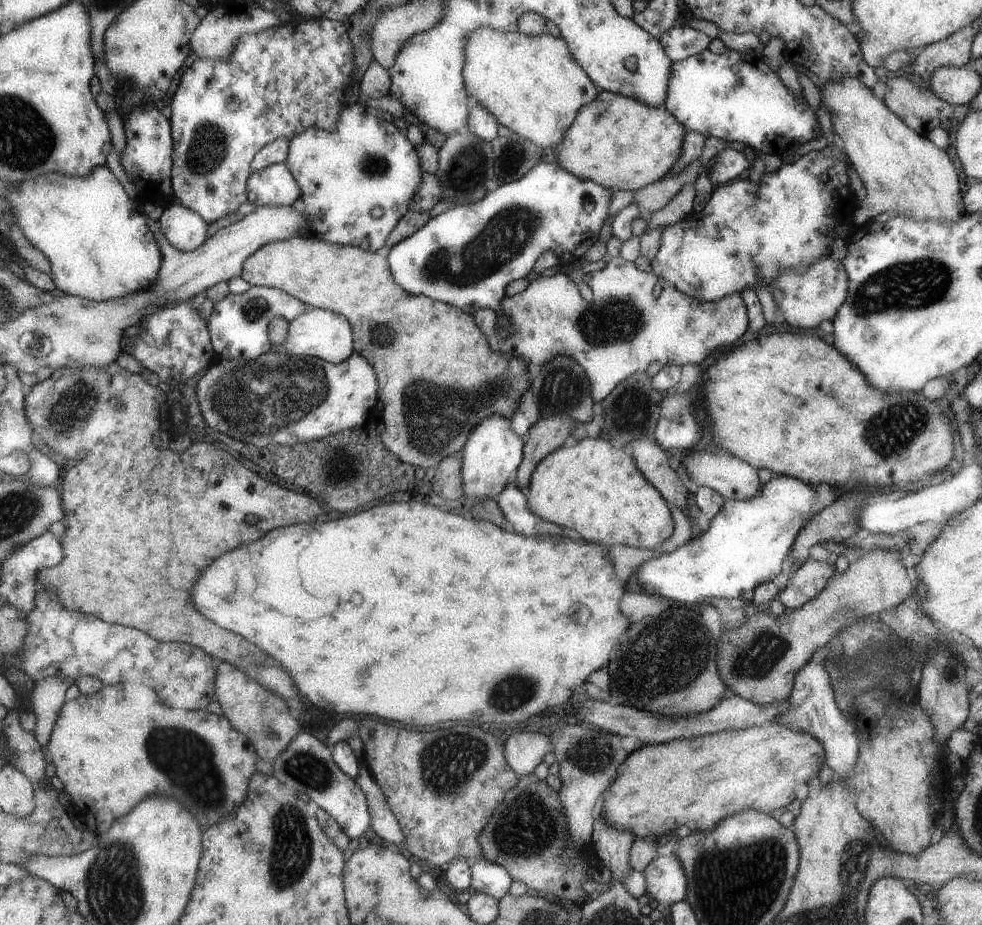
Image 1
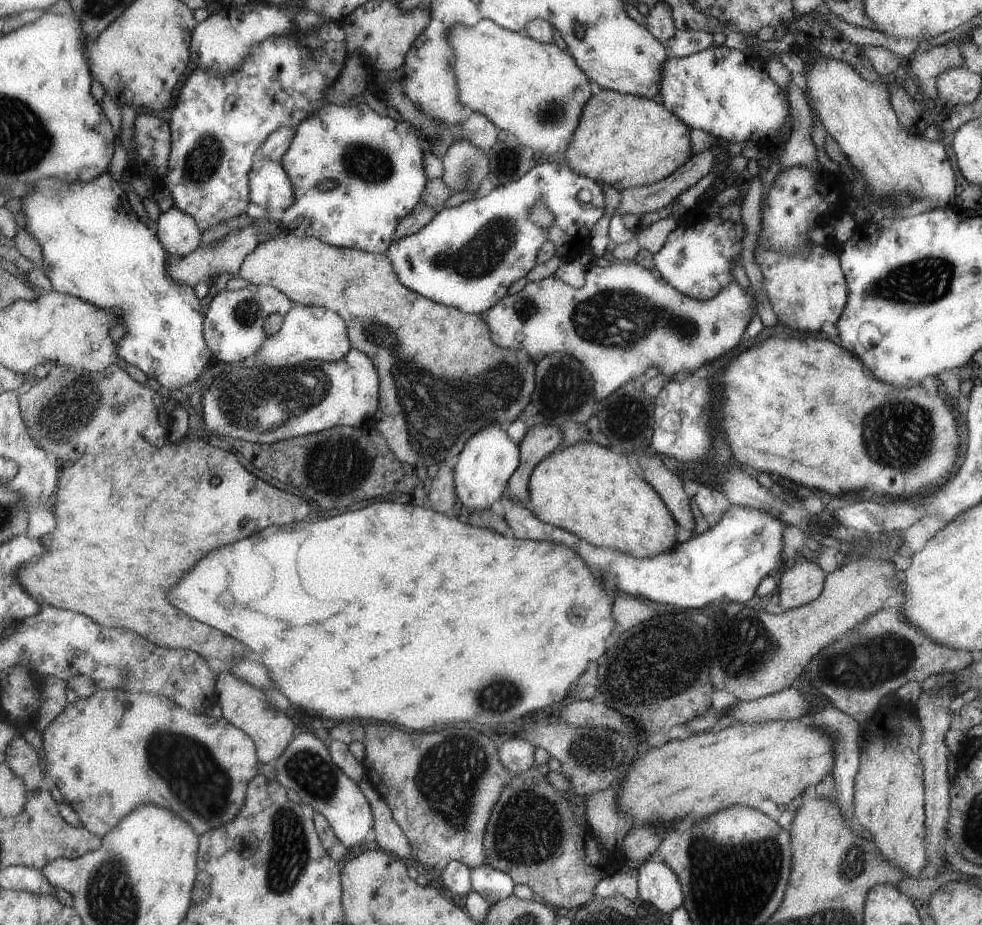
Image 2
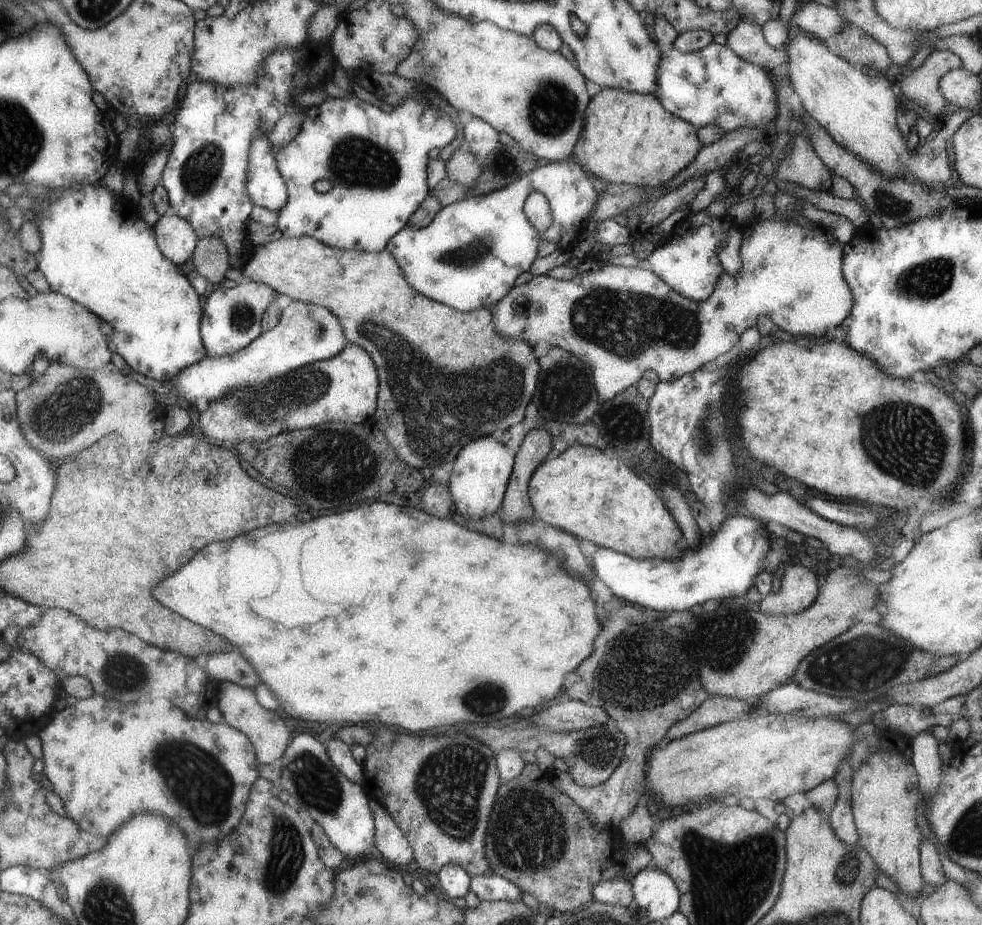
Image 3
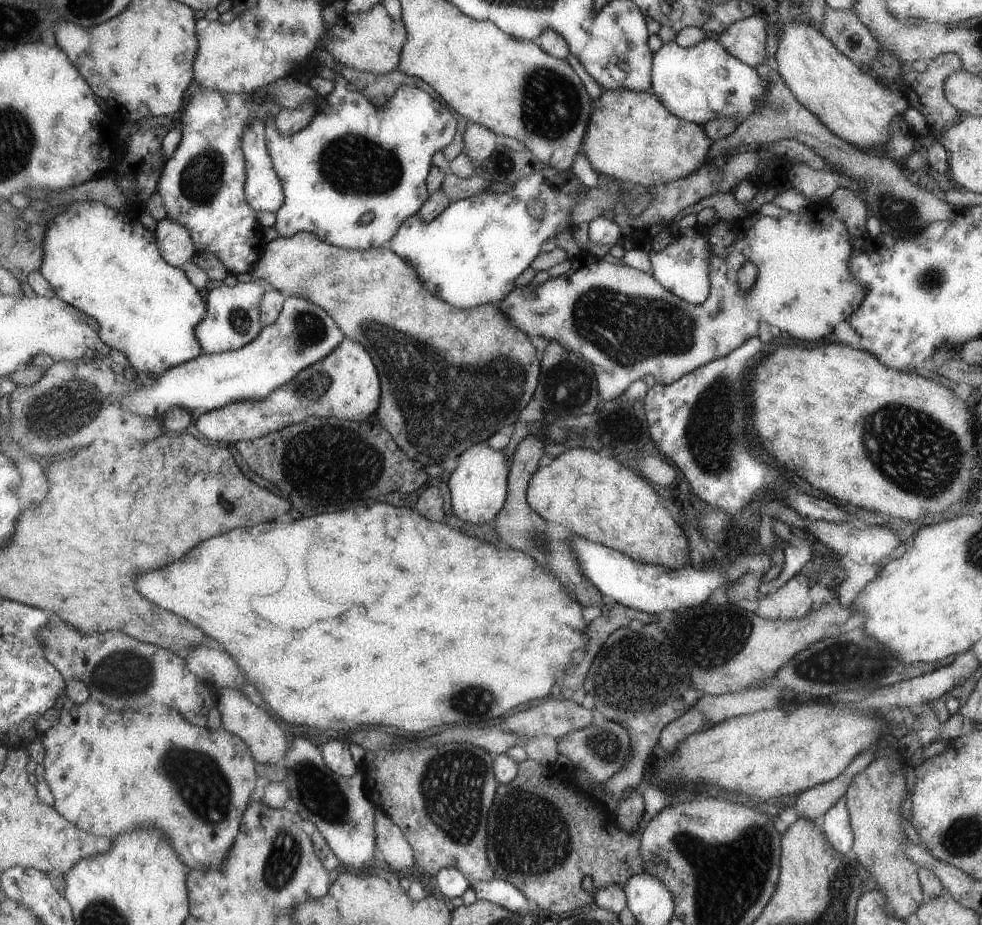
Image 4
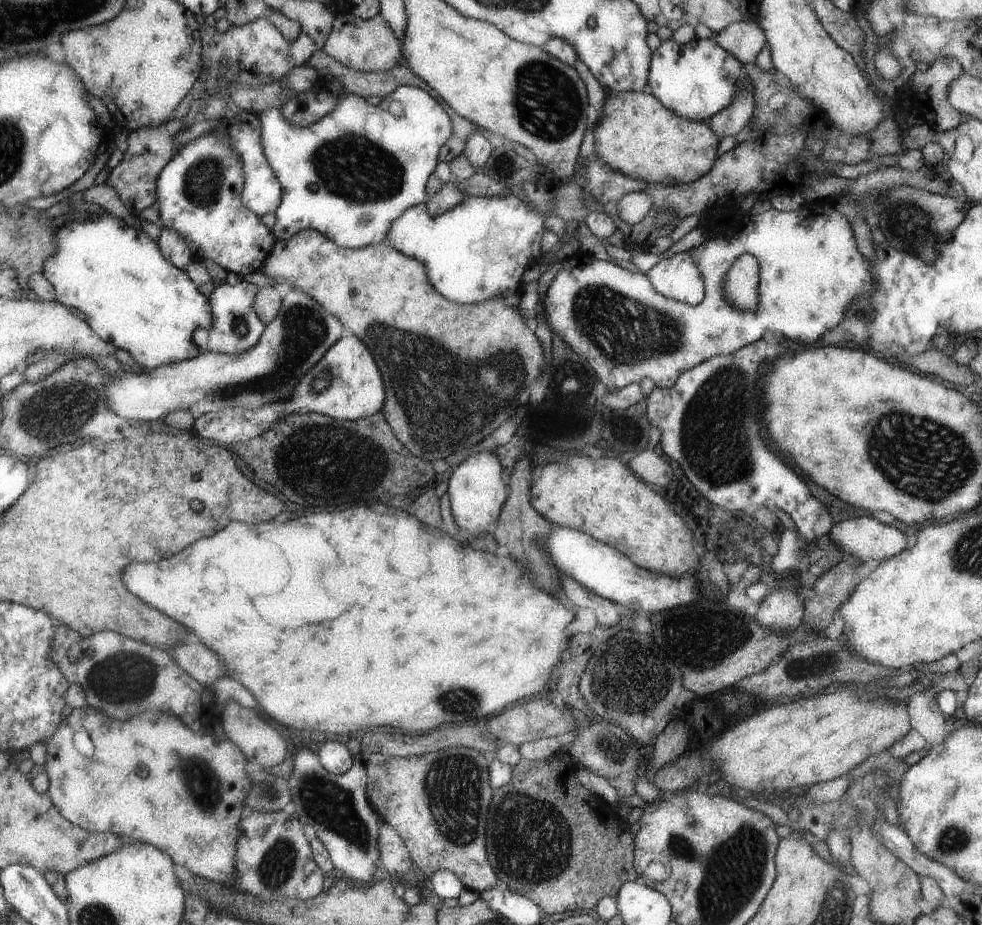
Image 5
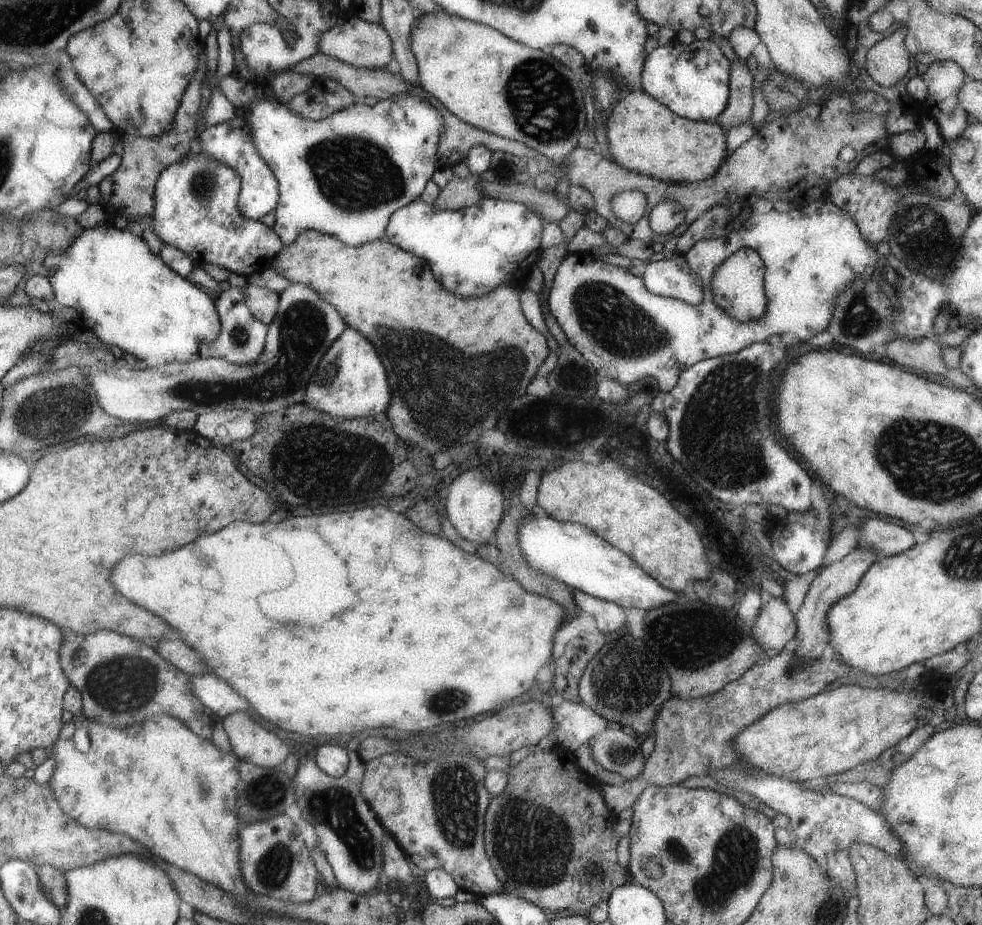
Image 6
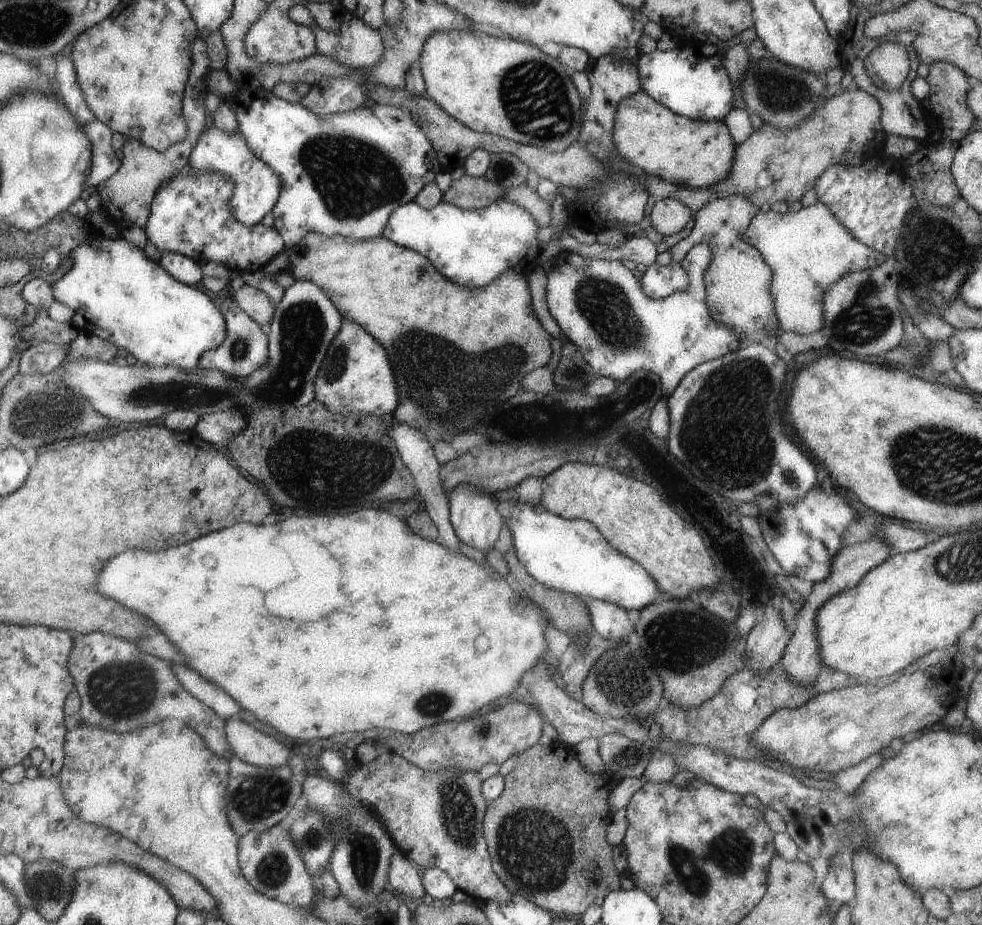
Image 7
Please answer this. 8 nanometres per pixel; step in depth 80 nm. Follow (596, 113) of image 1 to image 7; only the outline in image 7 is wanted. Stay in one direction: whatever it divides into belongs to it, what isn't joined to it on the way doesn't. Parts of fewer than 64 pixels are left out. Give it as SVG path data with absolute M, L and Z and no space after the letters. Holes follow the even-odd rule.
M644 90L630 94L617 105L612 141L624 162L665 182L691 188L724 180L731 173L736 150L724 121L693 120L673 114Z

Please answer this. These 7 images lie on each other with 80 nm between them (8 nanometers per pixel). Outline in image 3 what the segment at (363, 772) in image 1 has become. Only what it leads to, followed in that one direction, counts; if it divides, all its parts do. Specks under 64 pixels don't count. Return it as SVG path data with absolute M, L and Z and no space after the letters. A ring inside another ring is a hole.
M368 799L368 805L374 820L374 837L372 840L383 860L394 866L403 866L412 860L412 850L406 835L395 824L387 809L375 799Z

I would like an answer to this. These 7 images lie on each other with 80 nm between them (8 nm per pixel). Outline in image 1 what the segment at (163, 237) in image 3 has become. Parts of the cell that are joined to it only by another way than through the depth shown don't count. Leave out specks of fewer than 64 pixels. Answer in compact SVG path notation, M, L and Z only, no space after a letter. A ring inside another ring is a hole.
M175 200L165 207L160 229L175 250L191 252L200 248L209 237L209 226L201 214Z

